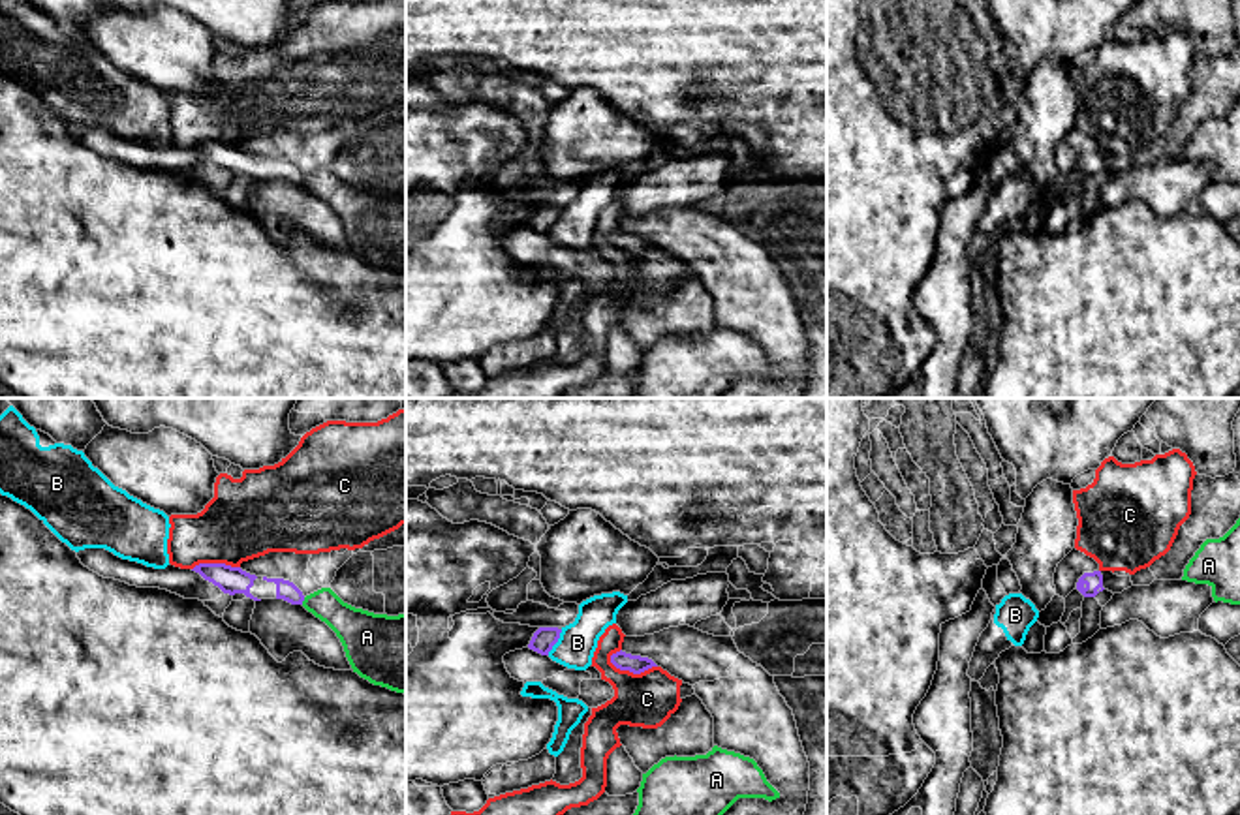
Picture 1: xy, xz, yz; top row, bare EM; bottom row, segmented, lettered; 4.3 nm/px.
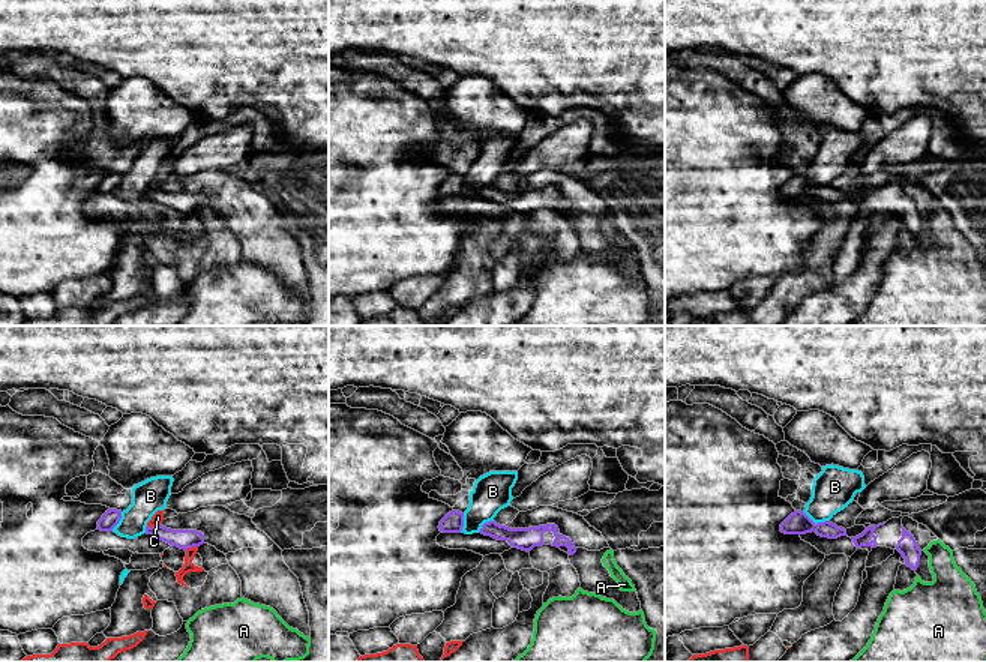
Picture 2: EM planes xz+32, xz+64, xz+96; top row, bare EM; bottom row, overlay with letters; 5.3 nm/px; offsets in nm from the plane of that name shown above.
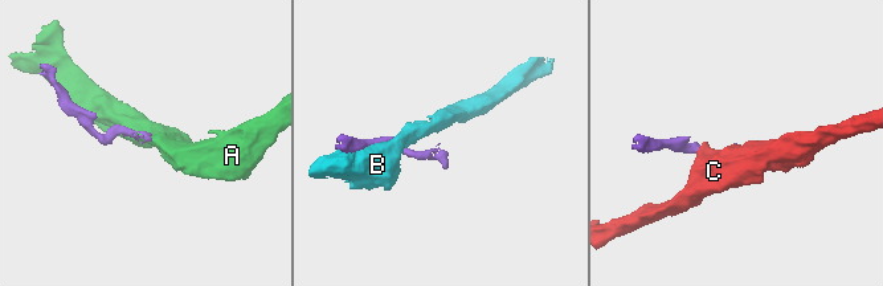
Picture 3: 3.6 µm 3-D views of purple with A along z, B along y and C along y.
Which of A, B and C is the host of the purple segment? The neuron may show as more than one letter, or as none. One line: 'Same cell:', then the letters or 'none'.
Same cell: none

